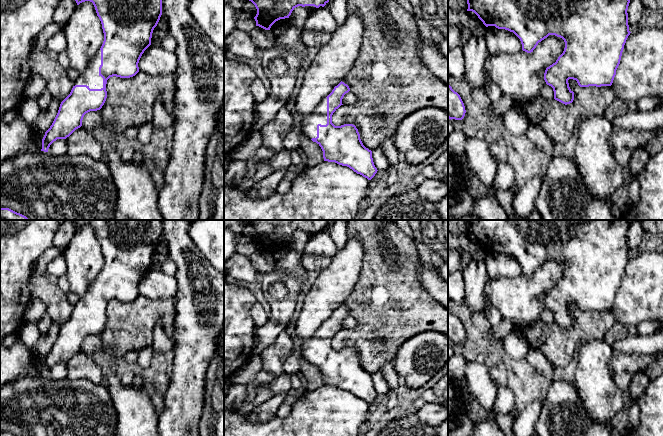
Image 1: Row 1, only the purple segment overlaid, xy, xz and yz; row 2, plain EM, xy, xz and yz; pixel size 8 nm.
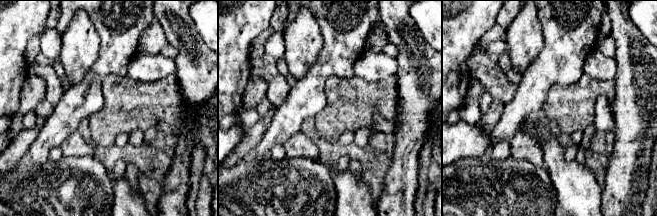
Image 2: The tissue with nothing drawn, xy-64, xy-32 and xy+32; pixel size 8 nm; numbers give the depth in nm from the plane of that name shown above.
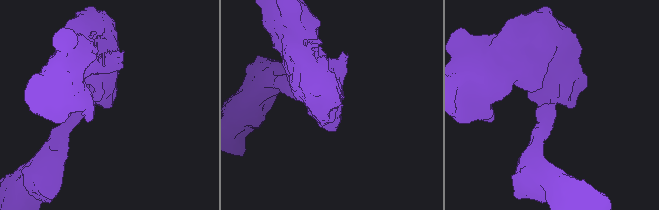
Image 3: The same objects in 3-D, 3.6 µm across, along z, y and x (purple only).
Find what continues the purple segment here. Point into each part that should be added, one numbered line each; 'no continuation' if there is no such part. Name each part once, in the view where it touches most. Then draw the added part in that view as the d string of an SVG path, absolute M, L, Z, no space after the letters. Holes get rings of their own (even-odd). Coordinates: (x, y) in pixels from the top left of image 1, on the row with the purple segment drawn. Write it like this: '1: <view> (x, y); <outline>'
1: xy (90, 76); M99 49L93 60L88 64L87 68L74 81L74 86L87 85L90 89L103 88L103 78L99 75L100 65L101 50Z

